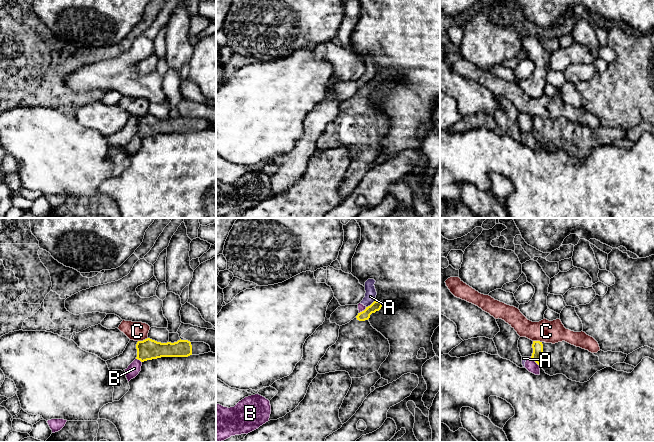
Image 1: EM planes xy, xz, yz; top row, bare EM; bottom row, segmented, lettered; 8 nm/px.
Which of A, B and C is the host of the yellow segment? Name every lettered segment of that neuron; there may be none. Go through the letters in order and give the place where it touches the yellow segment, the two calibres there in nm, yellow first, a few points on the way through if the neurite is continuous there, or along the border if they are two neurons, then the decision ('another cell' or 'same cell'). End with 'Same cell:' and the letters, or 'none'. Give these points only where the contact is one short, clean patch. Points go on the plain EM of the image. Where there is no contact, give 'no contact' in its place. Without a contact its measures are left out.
A: contact xz (371, 80); calibres 80 and 100 nm; border xz (375, 75), (366, 83); another cell
B: contact yz (534, 136); calibres 90 and 90 nm; border yz (530, 133), (538, 141); another cell
C: contact xy (143, 116); calibres 170 and 160 nm; border xy (147, 113), (138, 117); another cell
Same cell: none

